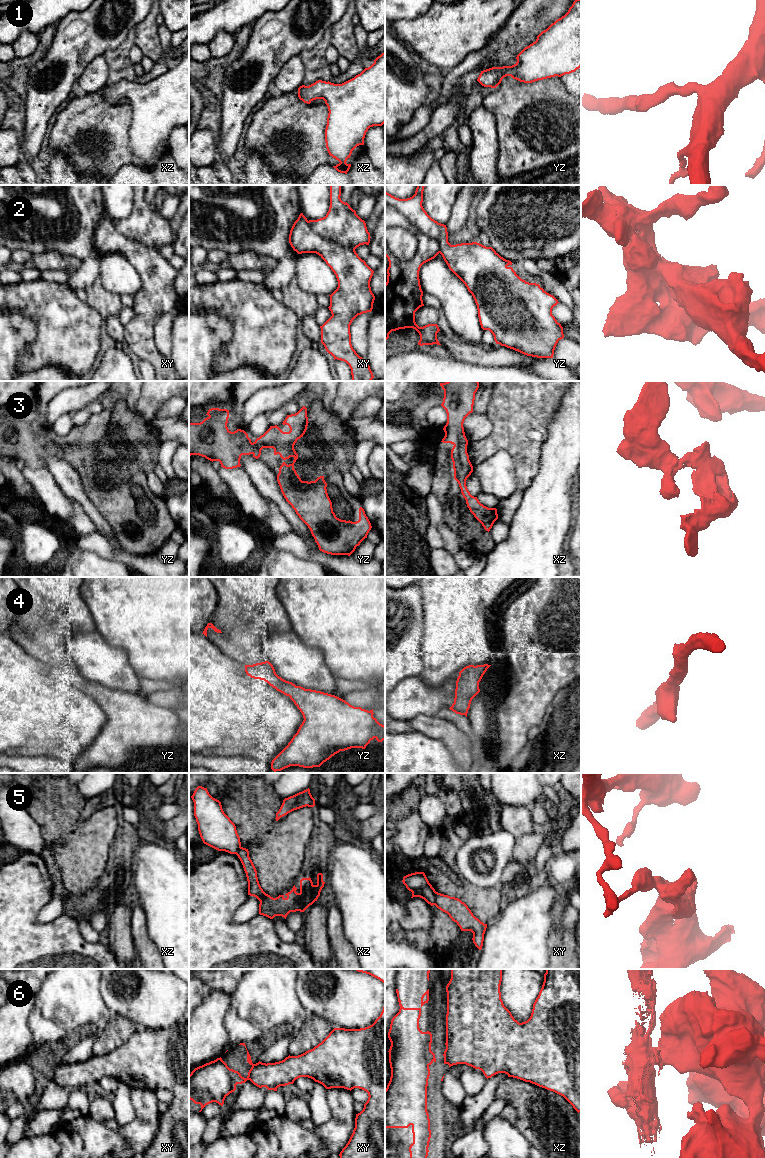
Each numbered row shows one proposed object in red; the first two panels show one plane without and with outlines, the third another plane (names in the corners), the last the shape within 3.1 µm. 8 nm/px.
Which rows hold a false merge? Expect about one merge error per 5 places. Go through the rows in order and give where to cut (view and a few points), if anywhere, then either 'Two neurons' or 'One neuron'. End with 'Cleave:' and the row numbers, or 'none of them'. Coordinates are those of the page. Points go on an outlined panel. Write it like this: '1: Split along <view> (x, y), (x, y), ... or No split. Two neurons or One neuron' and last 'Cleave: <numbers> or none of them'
1: No split. One neuron
2: Split along yz (385, 228), (407, 227), (414, 233), (416, 253), (411, 259). Two neurons
3: No split. One neuron
4: No split. One neuron
5: Split along xy (436, 892), (434, 904). Two neurons
6: Split along xy (250, 1070), (248, 1079). Two neurons
Cleave: 2, 5, 6

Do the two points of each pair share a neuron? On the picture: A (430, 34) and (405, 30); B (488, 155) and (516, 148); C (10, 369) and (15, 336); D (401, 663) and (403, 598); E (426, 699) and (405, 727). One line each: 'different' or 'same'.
A: same
B: different
C: same
D: same
E: different

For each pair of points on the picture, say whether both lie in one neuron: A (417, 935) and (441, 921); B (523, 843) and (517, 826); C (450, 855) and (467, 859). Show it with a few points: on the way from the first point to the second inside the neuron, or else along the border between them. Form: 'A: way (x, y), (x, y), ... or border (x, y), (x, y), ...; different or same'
A: way (423, 935), (429, 935), (437, 927); same
B: border (534, 827), (517, 837); different
C: border (464, 842), (457, 851), (454, 862); different

